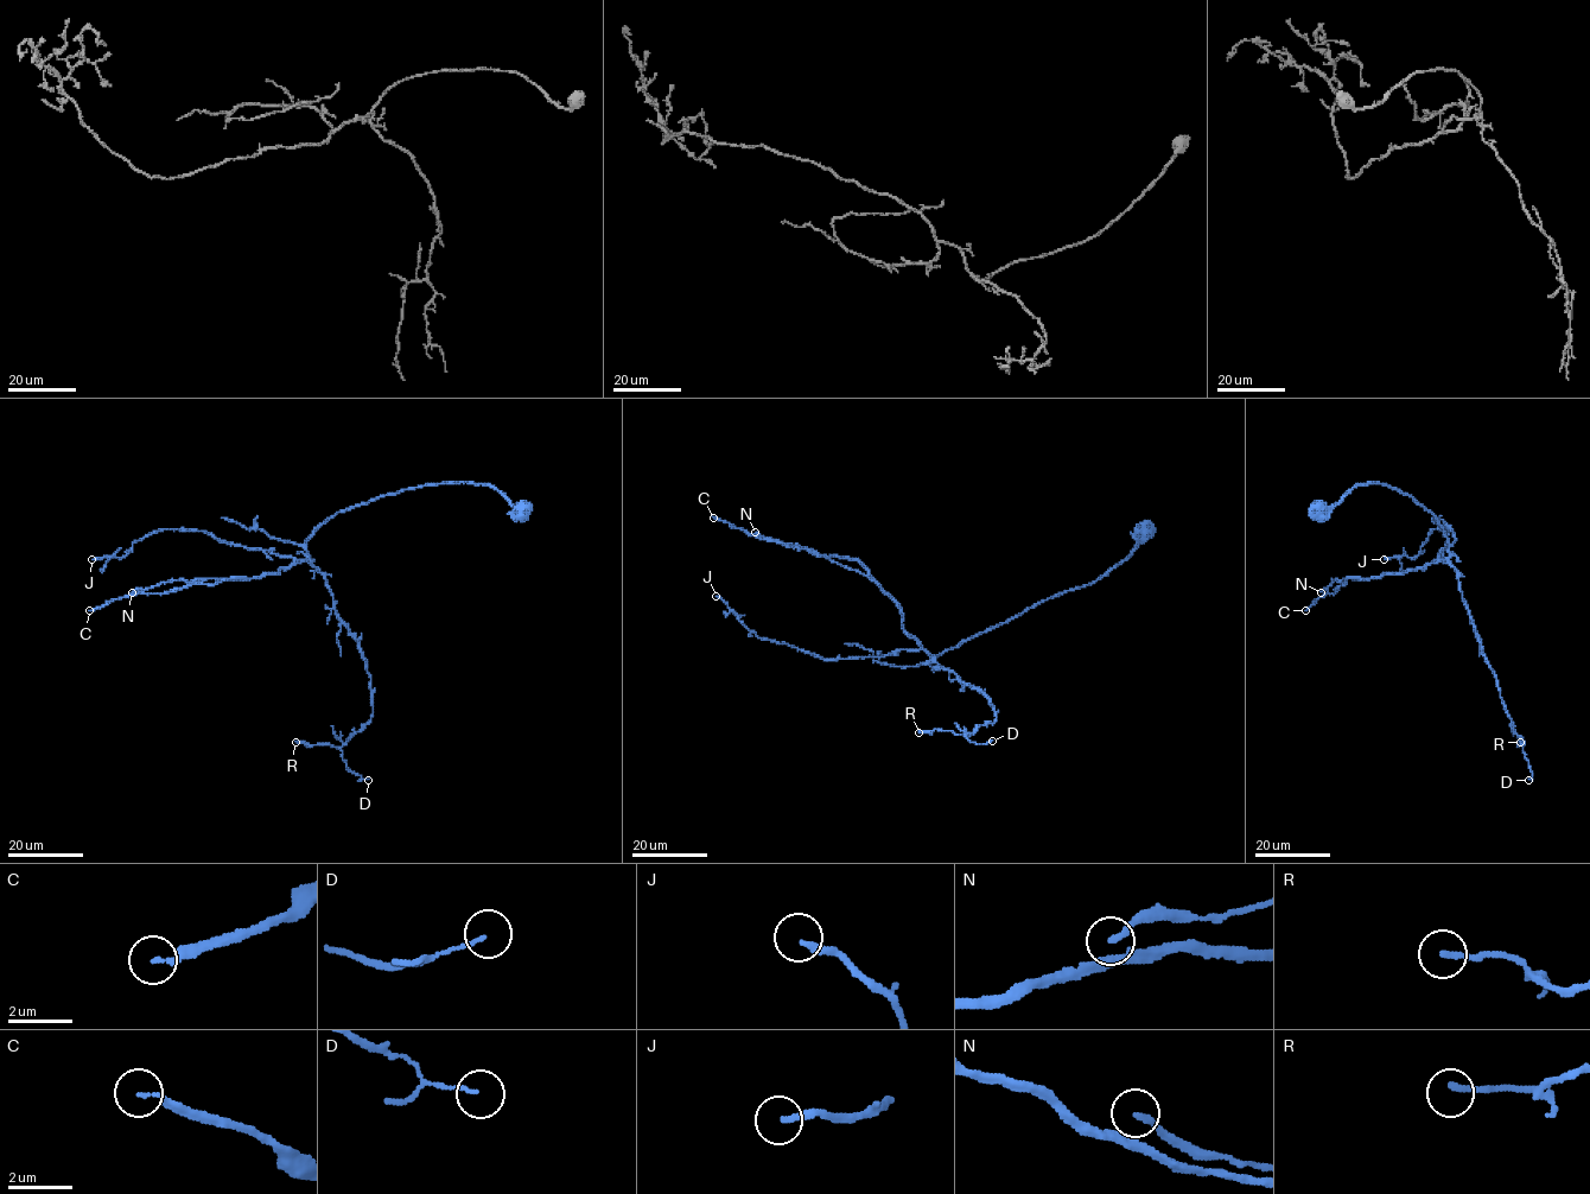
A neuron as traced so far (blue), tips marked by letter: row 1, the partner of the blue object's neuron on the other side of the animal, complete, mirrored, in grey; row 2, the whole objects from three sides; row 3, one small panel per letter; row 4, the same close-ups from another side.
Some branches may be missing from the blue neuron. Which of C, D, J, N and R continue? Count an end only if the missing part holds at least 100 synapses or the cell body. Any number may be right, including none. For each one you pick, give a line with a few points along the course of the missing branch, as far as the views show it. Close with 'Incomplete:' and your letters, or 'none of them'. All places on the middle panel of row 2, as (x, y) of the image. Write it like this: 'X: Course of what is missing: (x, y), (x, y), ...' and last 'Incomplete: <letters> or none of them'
Incomplete: C

